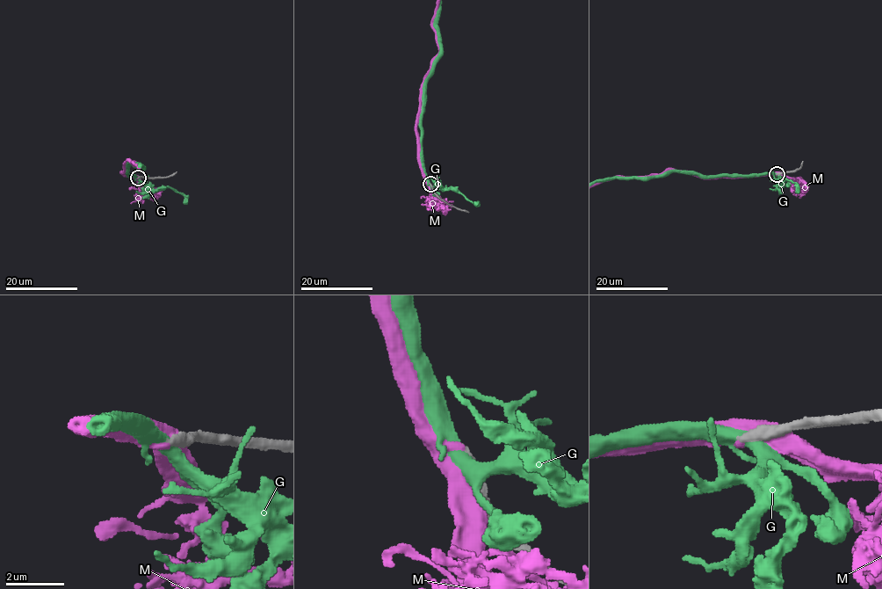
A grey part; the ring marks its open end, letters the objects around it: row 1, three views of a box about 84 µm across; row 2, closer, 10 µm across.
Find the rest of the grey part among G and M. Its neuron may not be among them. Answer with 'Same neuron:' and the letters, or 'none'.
Same neuron: M

